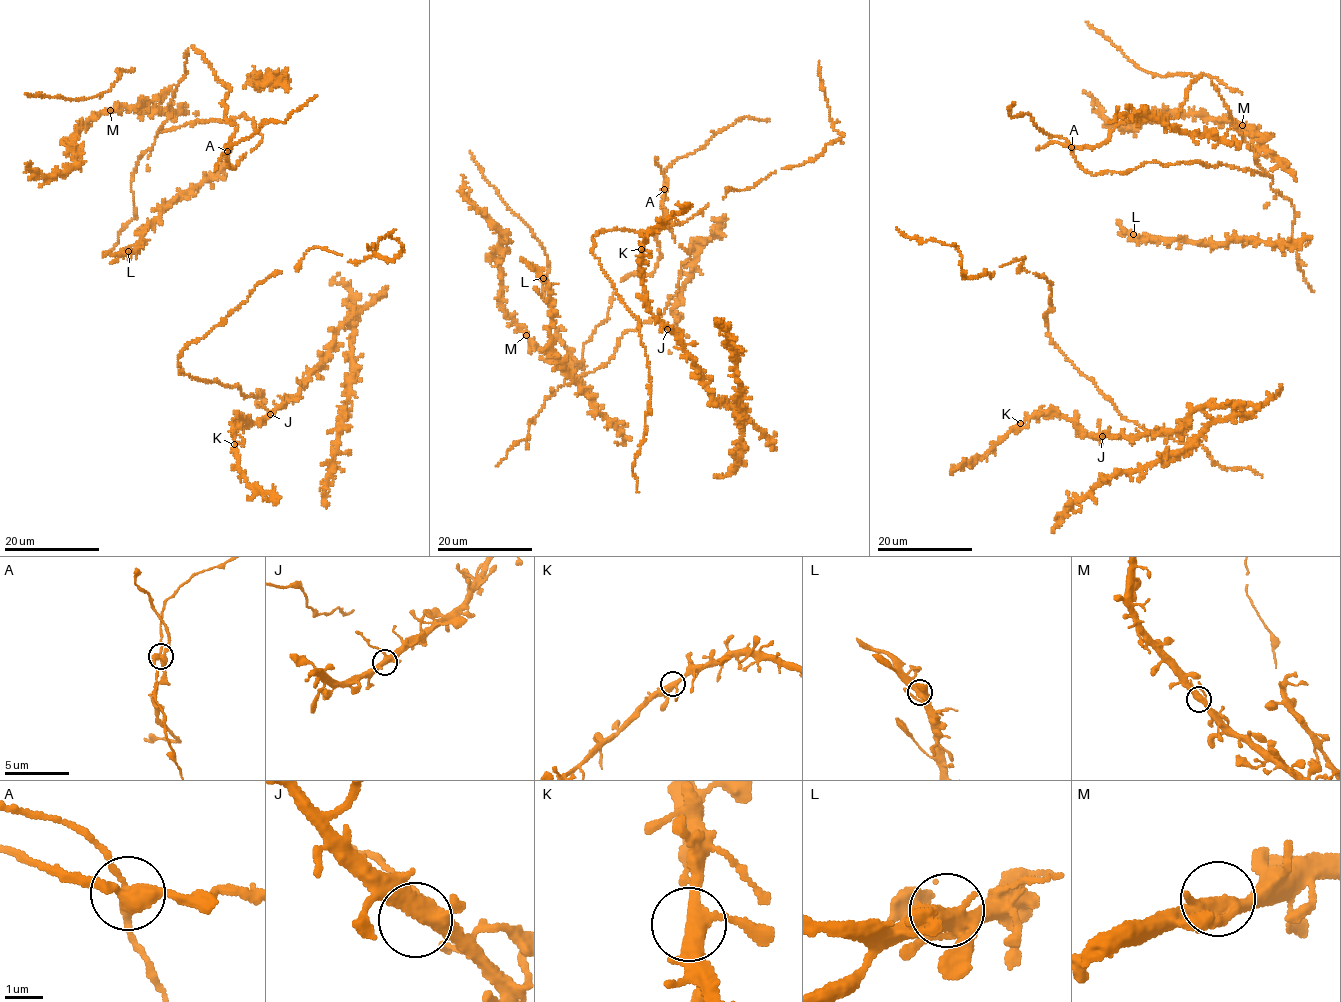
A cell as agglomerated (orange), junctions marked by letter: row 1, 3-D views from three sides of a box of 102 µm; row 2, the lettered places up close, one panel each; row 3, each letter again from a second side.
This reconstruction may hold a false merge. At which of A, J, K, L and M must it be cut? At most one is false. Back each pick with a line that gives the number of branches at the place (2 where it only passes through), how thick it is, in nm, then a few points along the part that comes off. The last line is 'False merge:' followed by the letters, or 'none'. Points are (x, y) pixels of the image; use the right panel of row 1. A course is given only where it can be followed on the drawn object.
A: branches 4; calibre 360 nm; course (1071, 147), (1101, 145), (1121, 123), (1159, 114), (1173, 118), (1185, 100), (1186, 90), (1202, 76)
False merge: A

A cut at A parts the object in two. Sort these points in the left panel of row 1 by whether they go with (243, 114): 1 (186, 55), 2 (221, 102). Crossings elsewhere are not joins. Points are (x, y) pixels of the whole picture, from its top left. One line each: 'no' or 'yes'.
1: yes
2: no

